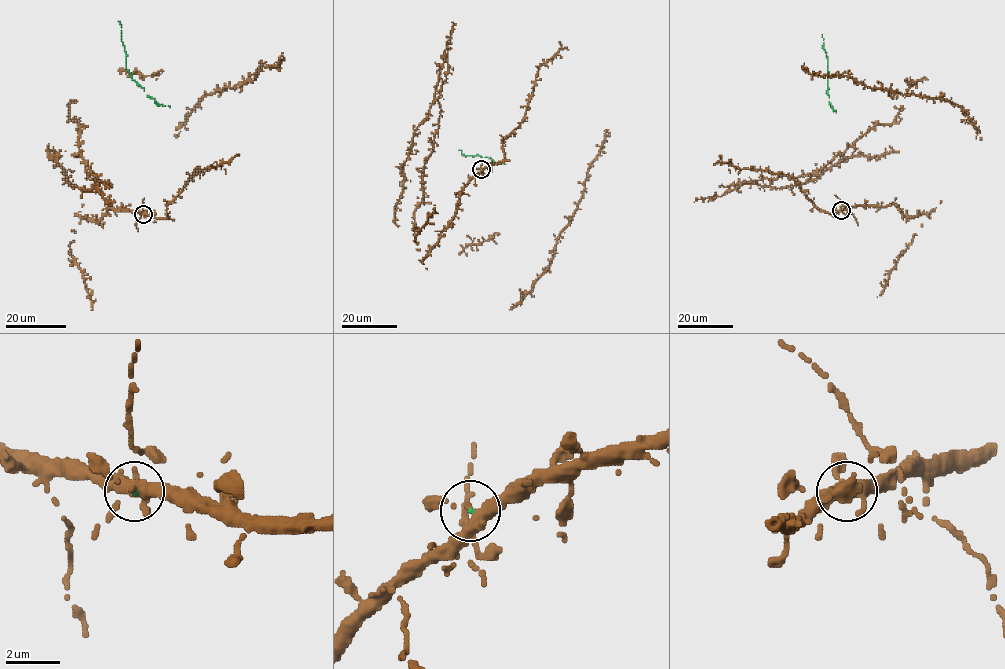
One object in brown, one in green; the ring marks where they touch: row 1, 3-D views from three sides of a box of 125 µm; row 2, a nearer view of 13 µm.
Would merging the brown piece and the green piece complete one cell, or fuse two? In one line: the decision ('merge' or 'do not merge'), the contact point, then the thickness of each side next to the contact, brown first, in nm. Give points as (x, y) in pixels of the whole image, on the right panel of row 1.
merge | (841, 210) | 360/100 nm

